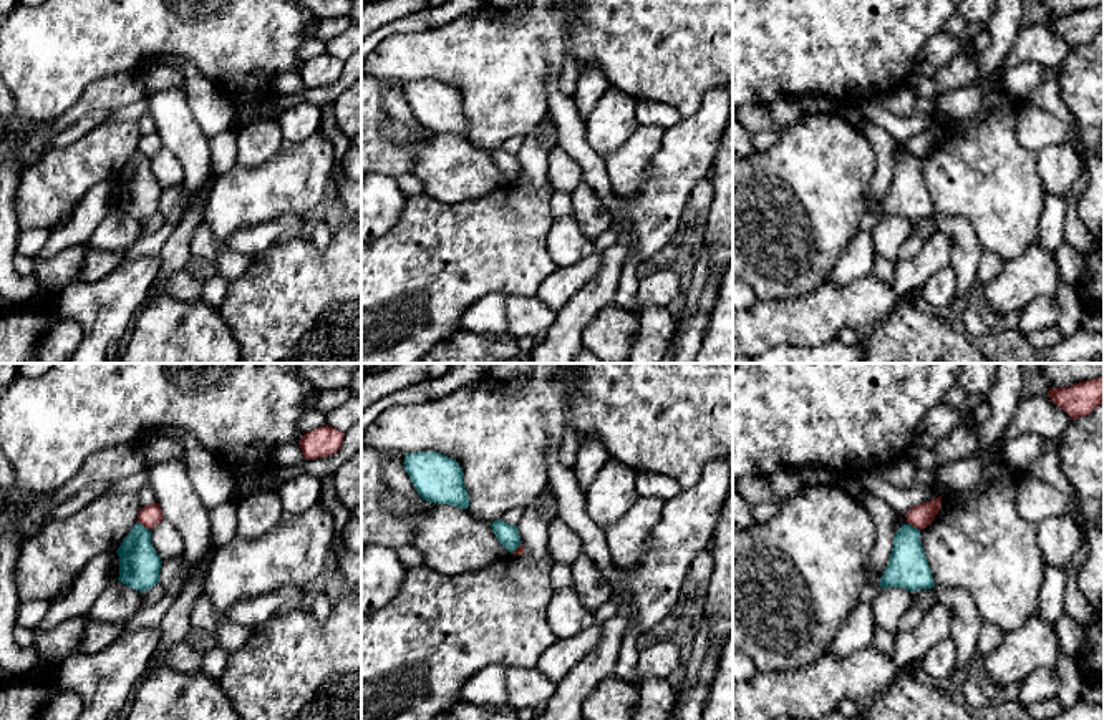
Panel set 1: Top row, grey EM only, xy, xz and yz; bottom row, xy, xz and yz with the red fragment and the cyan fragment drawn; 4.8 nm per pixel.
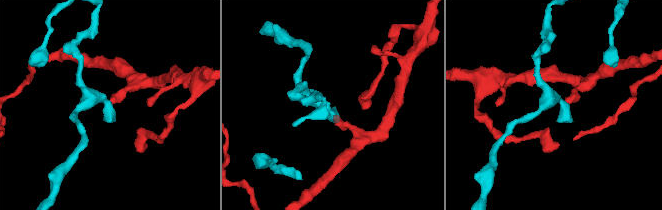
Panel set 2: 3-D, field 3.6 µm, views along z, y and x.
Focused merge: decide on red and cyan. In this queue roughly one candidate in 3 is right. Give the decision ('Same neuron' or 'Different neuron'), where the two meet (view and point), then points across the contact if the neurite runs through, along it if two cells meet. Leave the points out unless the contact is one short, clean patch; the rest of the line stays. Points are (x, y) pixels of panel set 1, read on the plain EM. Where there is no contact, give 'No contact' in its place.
Different neuron. Touches red at yz (915, 155). Boundary: yz (909, 151), (920, 158)

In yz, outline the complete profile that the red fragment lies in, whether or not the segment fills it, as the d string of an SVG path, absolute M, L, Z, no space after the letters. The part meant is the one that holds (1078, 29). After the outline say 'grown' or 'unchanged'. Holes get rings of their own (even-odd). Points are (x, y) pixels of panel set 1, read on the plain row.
M1104 5L1074 12L1063 17L1049 17L1048 25L1064 38L1071 48L1089 43L1104 32Z | unchanged

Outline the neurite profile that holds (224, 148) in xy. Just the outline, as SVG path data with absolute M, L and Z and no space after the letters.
M230 128L209 139L211 166L217 176L225 174L237 164L237 129Z

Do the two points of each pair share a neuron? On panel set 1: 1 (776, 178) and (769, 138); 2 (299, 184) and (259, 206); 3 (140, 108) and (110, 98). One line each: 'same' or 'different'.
1: different
2: same
3: different

